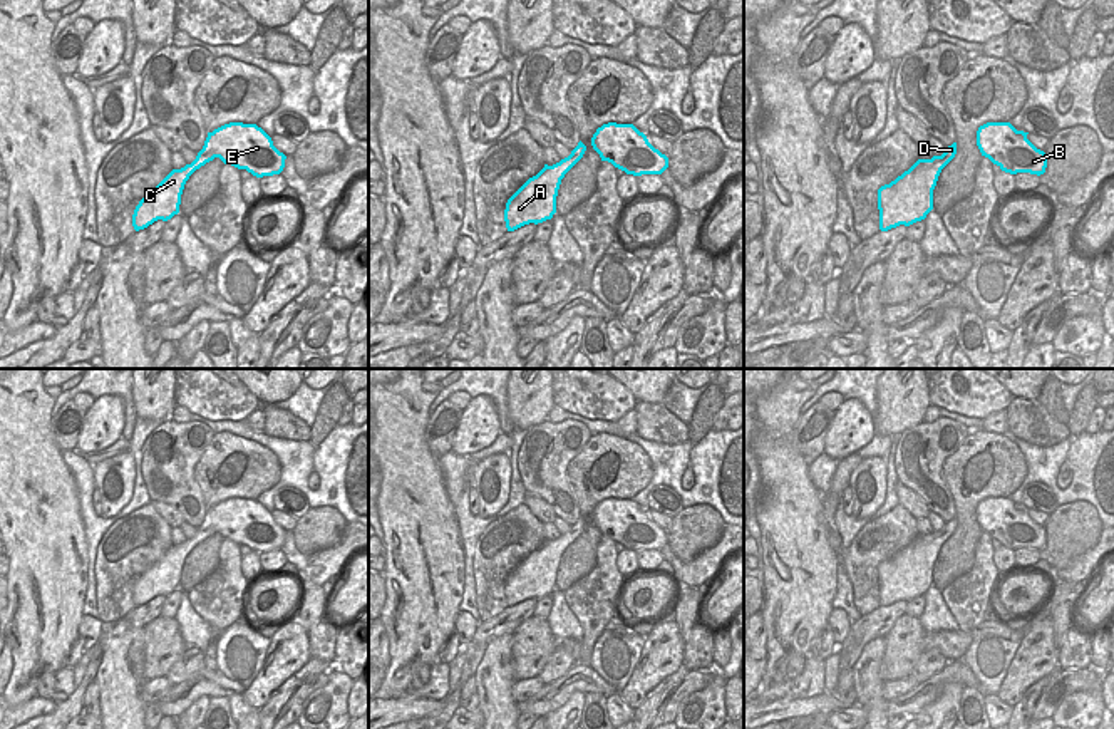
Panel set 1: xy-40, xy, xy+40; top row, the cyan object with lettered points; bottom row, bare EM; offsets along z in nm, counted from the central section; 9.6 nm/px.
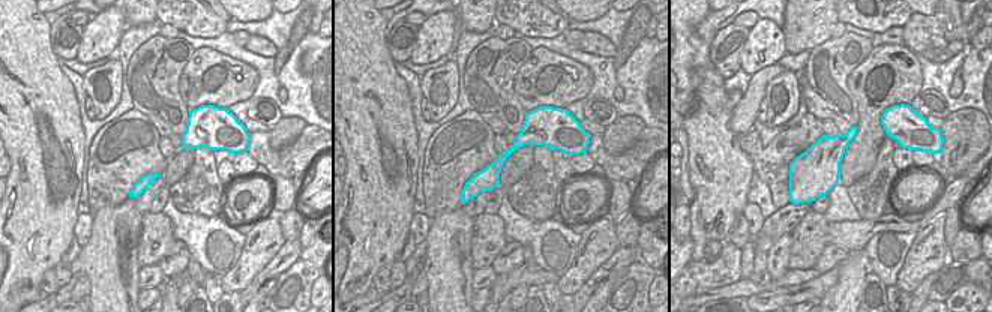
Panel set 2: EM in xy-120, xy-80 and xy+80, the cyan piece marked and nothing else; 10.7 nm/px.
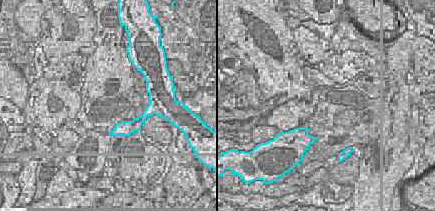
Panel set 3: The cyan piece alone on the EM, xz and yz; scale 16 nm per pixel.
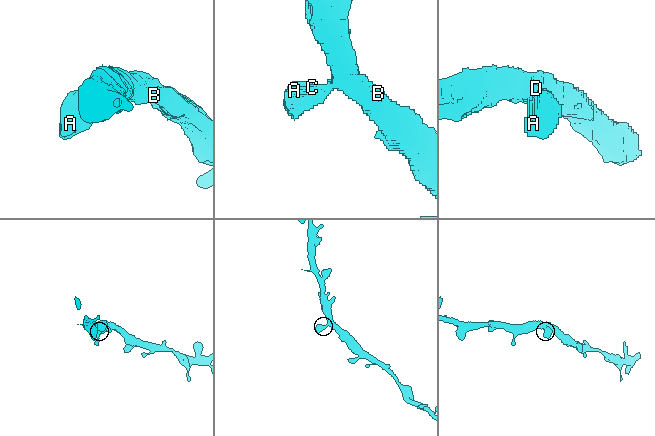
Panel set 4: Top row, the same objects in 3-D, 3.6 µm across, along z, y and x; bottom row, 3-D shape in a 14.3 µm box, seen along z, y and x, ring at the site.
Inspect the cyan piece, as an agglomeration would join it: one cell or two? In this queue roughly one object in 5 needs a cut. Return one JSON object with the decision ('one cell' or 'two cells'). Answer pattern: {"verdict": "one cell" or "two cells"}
{"verdict": "one cell"}

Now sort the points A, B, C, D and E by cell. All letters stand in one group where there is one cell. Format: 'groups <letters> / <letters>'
groups A B C D E

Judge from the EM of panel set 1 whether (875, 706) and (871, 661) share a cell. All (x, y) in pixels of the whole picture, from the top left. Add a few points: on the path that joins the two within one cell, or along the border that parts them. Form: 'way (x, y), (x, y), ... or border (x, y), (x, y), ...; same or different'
way (870, 694), (870, 672); same

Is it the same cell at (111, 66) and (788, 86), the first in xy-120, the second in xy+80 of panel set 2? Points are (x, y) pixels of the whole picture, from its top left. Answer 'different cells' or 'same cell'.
same cell

